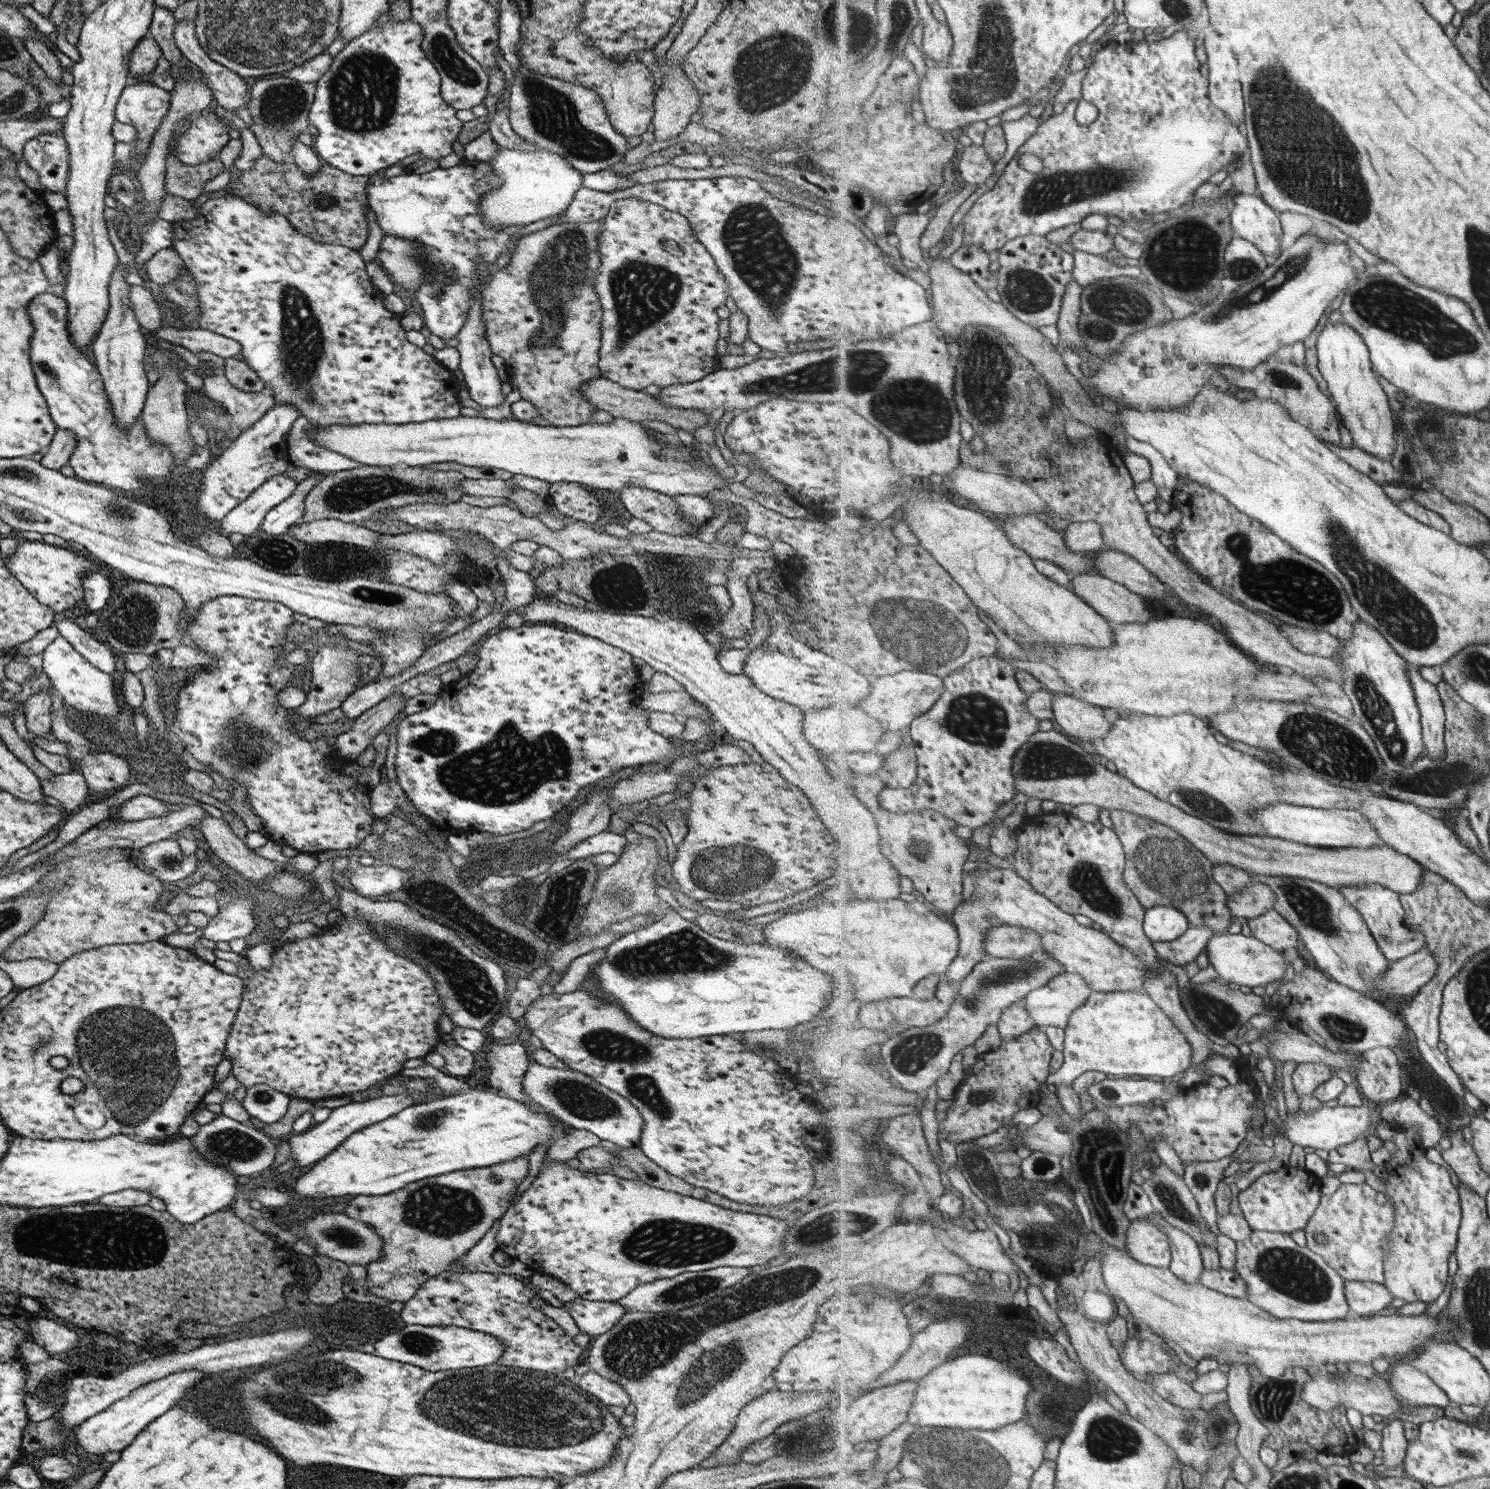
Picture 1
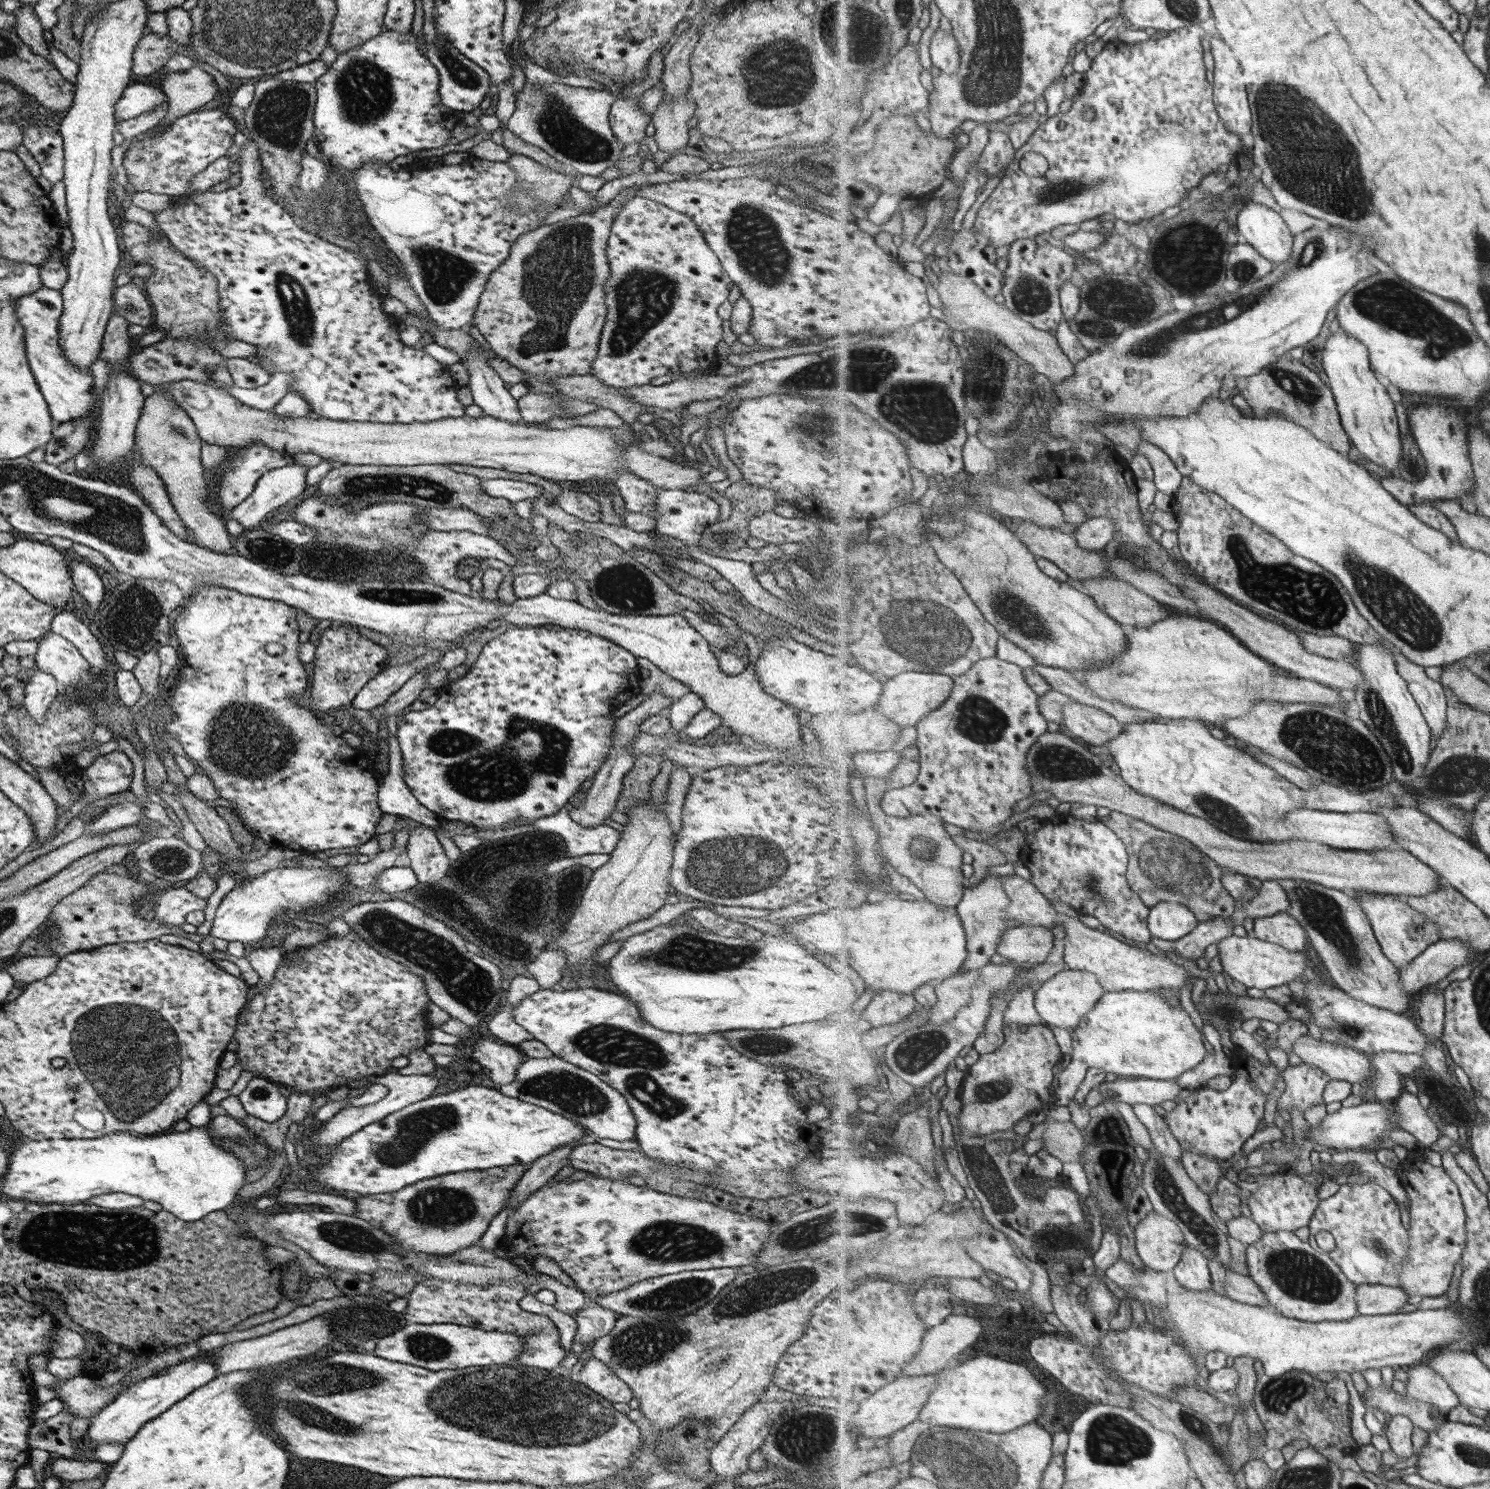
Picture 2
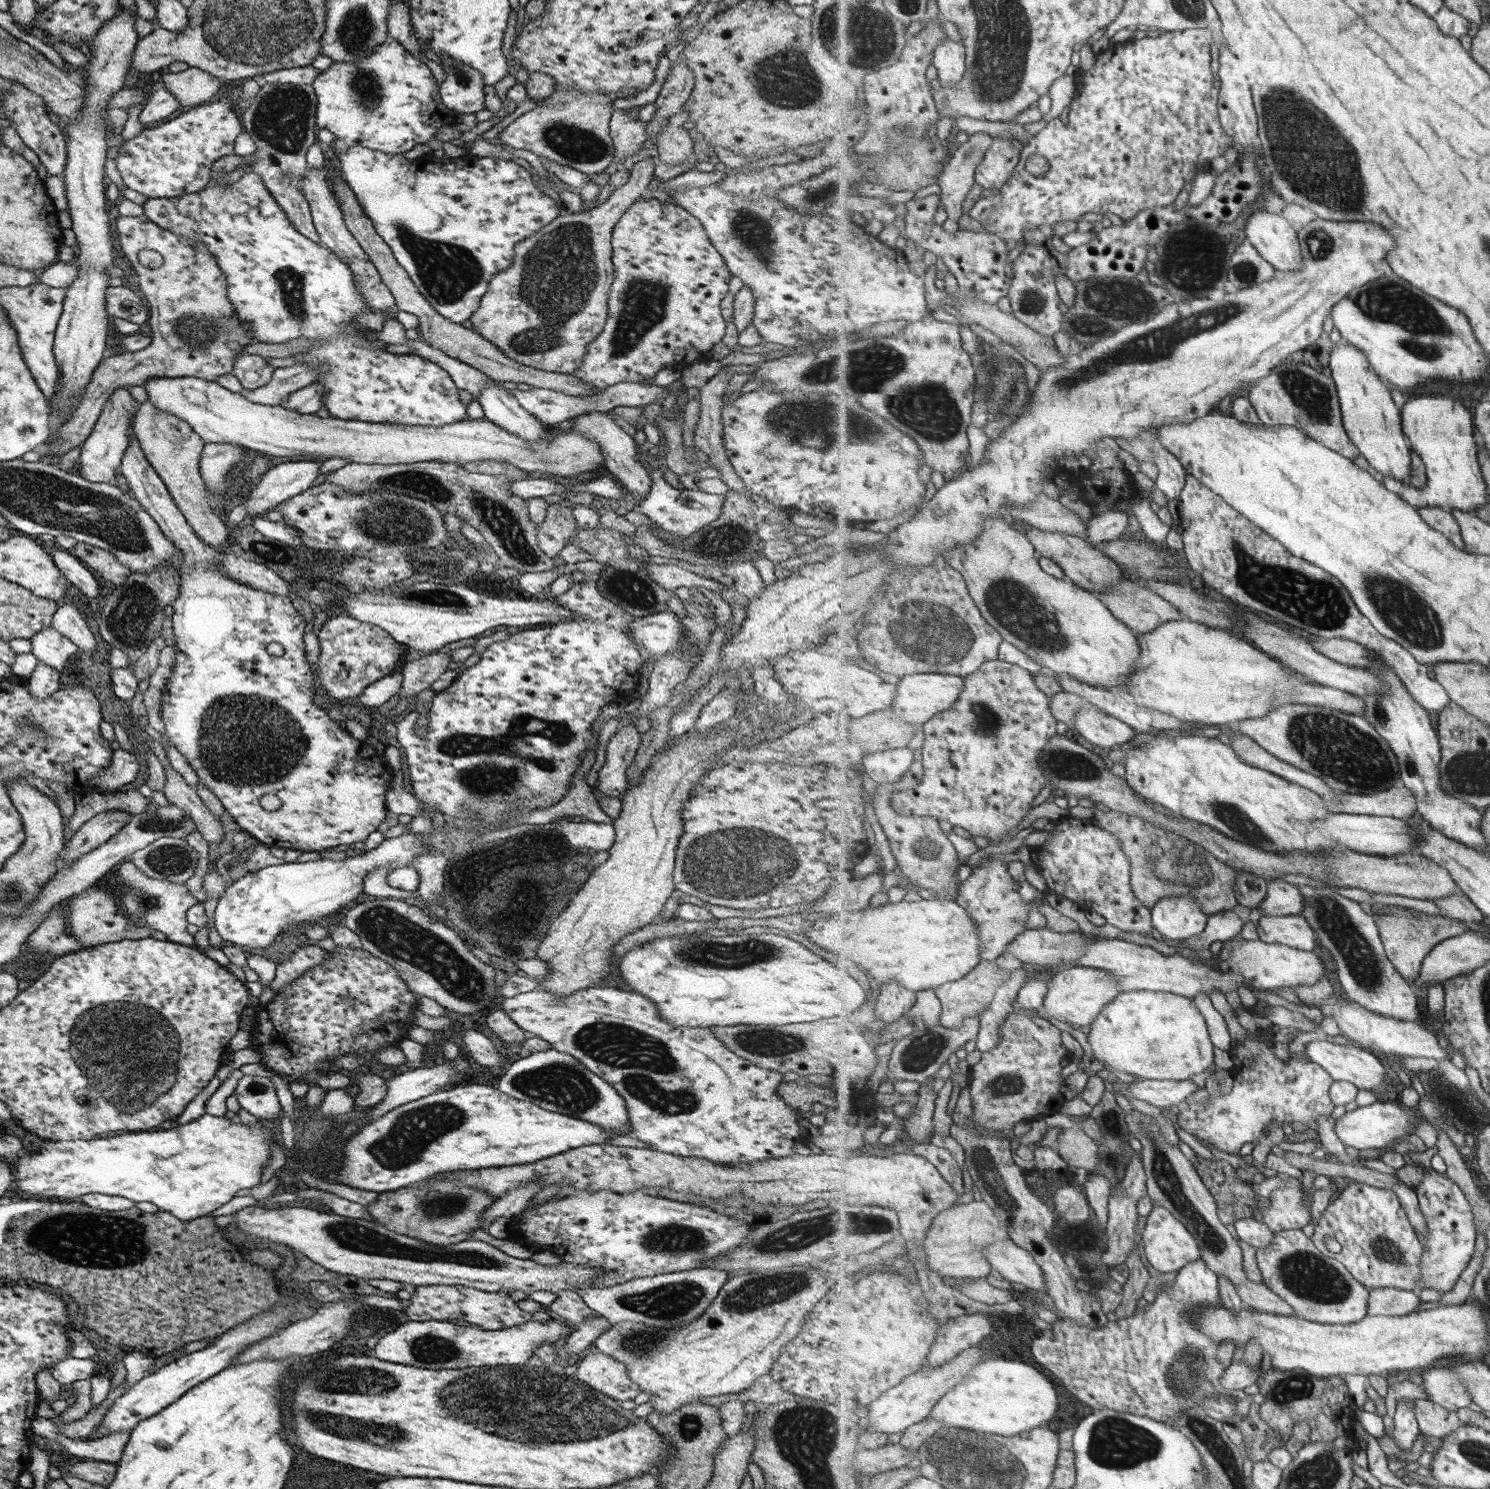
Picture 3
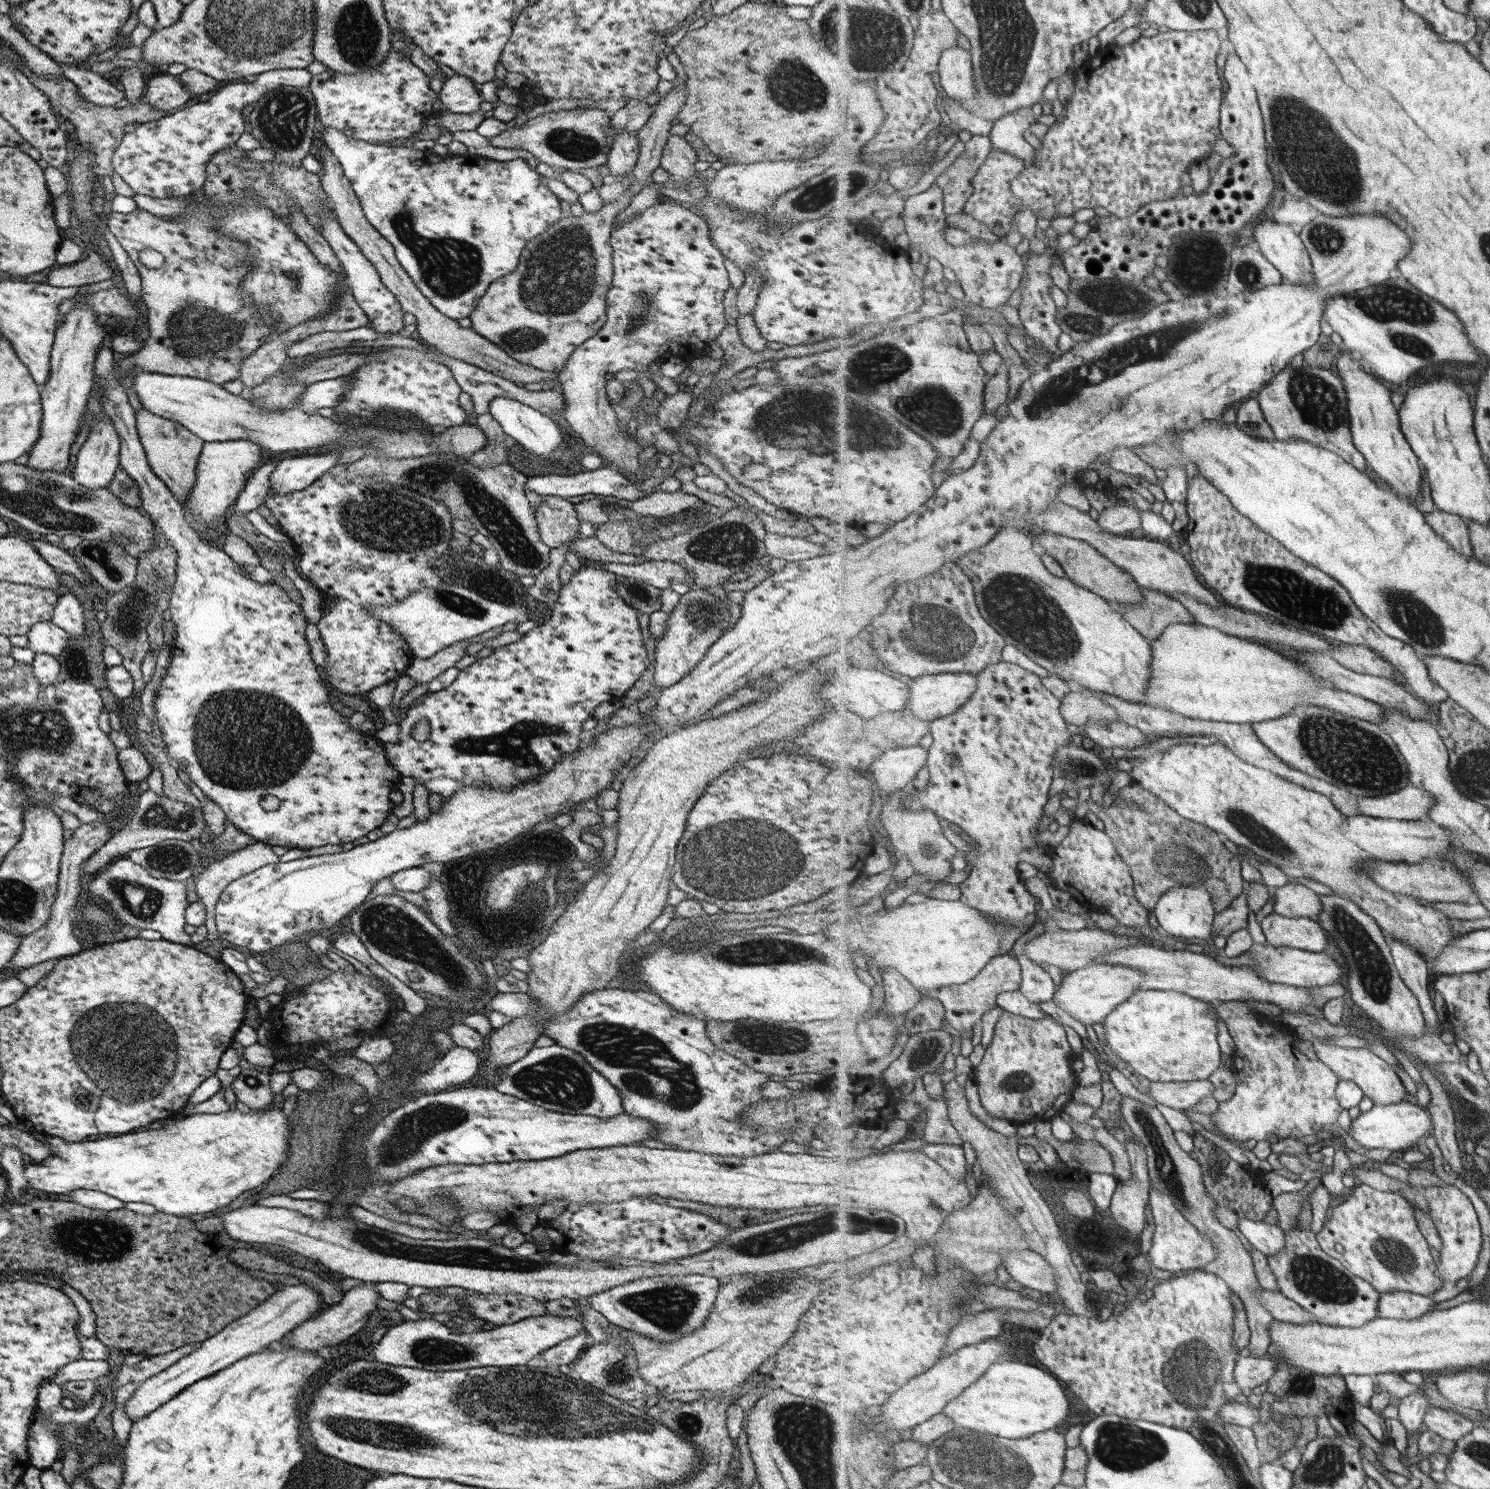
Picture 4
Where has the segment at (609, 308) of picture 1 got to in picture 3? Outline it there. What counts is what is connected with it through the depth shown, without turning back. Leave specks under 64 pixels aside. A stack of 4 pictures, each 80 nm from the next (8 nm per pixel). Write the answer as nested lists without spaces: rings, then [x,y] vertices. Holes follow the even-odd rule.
[[[640,198],[619,217],[619,220],[613,225],[610,234],[610,259],[613,267],[613,280],[610,284],[607,298],[607,314],[604,325],[600,333],[590,342],[586,344],[586,354],[582,358],[582,364],[579,365],[570,375],[582,380],[586,386],[603,390],[605,387],[611,386],[618,382],[636,382],[644,378],[653,376],[661,368],[672,366],[673,368],[681,368],[690,364],[707,362],[711,360],[711,346],[722,340],[726,322],[719,313],[719,304],[723,296],[727,294],[729,272],[726,269],[722,256],[713,248],[709,242],[706,232],[703,230],[701,223],[686,210],[674,205],[666,203],[666,200],[659,201],[657,199]]]

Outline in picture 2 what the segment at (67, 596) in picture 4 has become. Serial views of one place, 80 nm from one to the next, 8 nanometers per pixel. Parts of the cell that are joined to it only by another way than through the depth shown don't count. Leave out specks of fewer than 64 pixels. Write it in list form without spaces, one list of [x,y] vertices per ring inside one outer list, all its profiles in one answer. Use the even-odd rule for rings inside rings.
[[[61,609],[53,618],[50,630],[68,640],[92,669],[105,669],[105,655],[97,639],[87,629],[86,621],[79,621],[71,611]]]

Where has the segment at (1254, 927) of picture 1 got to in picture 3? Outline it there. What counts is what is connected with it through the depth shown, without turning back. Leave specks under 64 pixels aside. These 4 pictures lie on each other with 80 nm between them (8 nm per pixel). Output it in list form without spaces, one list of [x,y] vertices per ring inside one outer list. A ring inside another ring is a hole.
[[[1303,915],[1261,916],[1257,927],[1261,941],[1284,944],[1304,951],[1317,948],[1318,936]]]

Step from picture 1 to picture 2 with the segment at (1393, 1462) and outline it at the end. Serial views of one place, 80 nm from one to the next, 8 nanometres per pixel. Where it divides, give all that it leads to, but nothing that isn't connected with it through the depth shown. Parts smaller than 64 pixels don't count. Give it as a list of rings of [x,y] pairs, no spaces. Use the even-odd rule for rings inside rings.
[[[1395,1415],[1387,1422],[1385,1434],[1391,1451],[1398,1458],[1409,1461],[1411,1456],[1417,1454],[1415,1446],[1413,1446],[1413,1428],[1417,1424],[1411,1417],[1405,1415]]]

